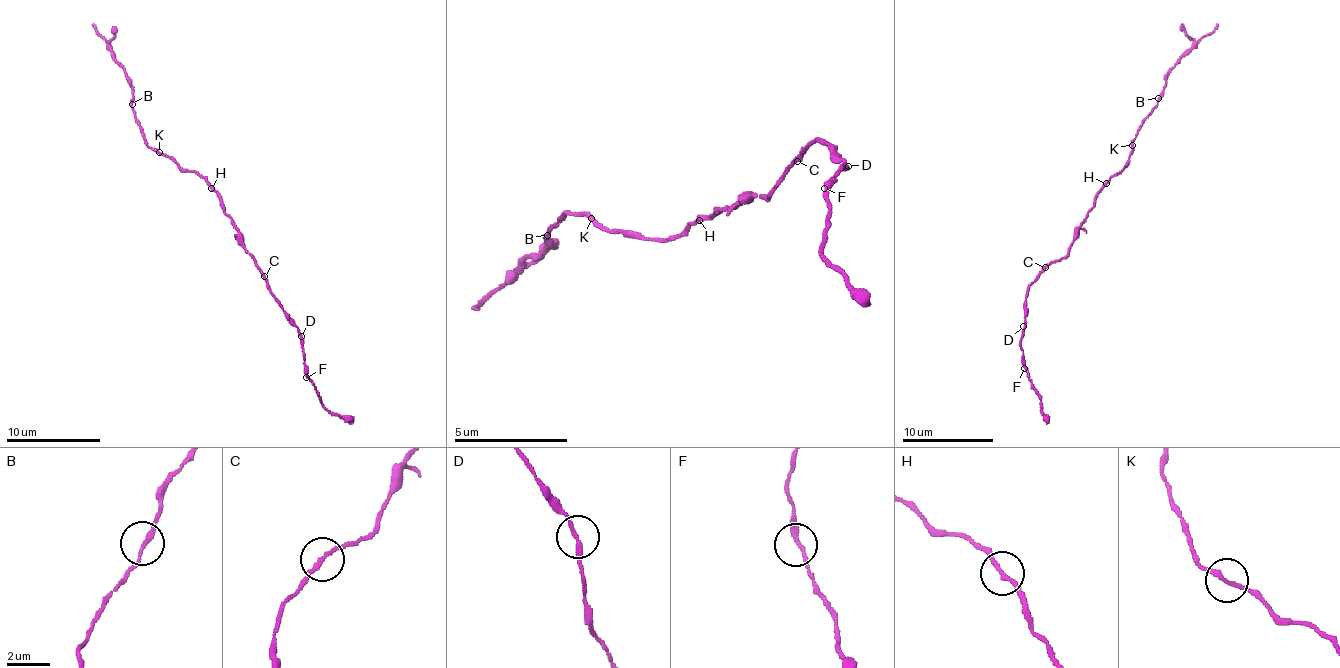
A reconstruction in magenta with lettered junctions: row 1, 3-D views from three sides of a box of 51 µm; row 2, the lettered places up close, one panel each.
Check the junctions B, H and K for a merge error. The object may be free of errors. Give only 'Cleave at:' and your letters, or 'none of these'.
Cleave at: none of these

